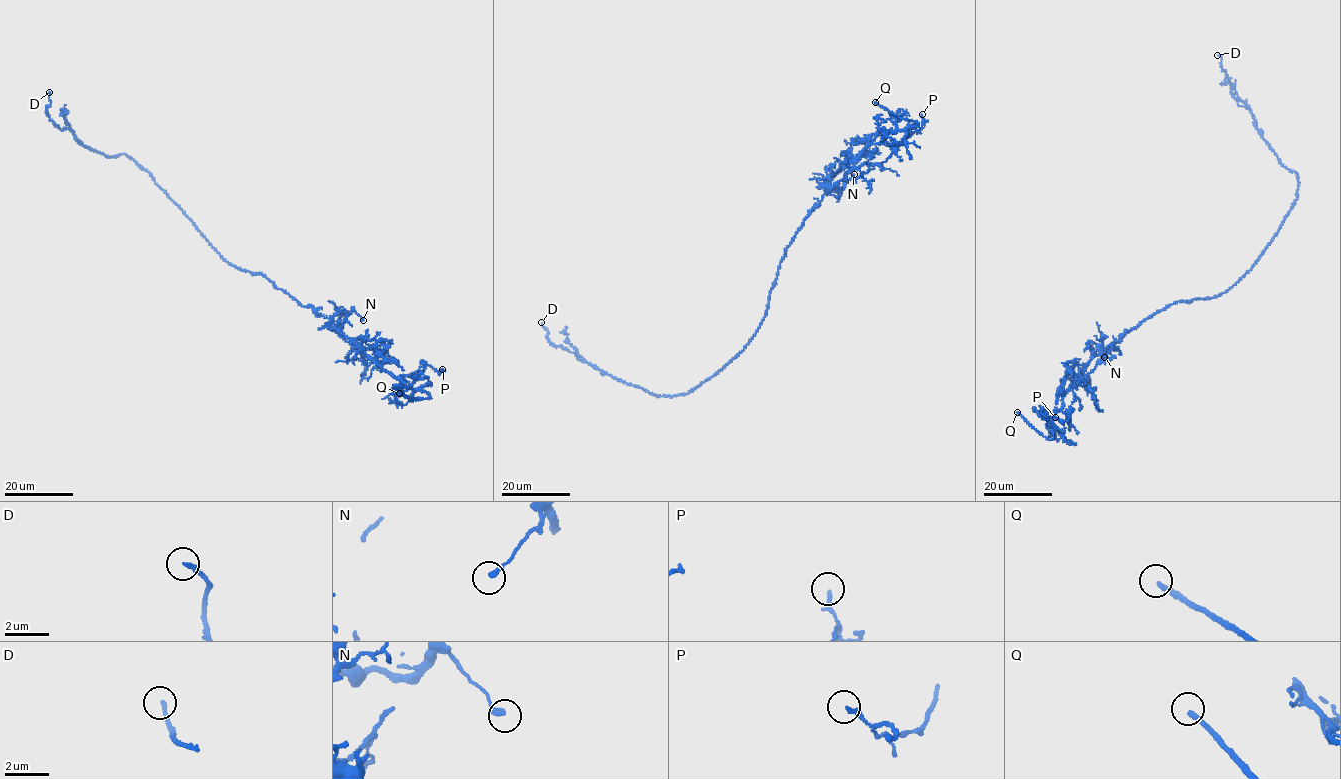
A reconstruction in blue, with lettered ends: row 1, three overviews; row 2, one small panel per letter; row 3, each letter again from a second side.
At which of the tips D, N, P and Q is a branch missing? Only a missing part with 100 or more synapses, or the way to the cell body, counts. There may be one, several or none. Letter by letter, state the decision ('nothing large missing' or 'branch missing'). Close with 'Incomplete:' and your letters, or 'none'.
D: nothing large missing
N: nothing large missing
P: nothing large missing
Q: branch missing
Incomplete: Q

